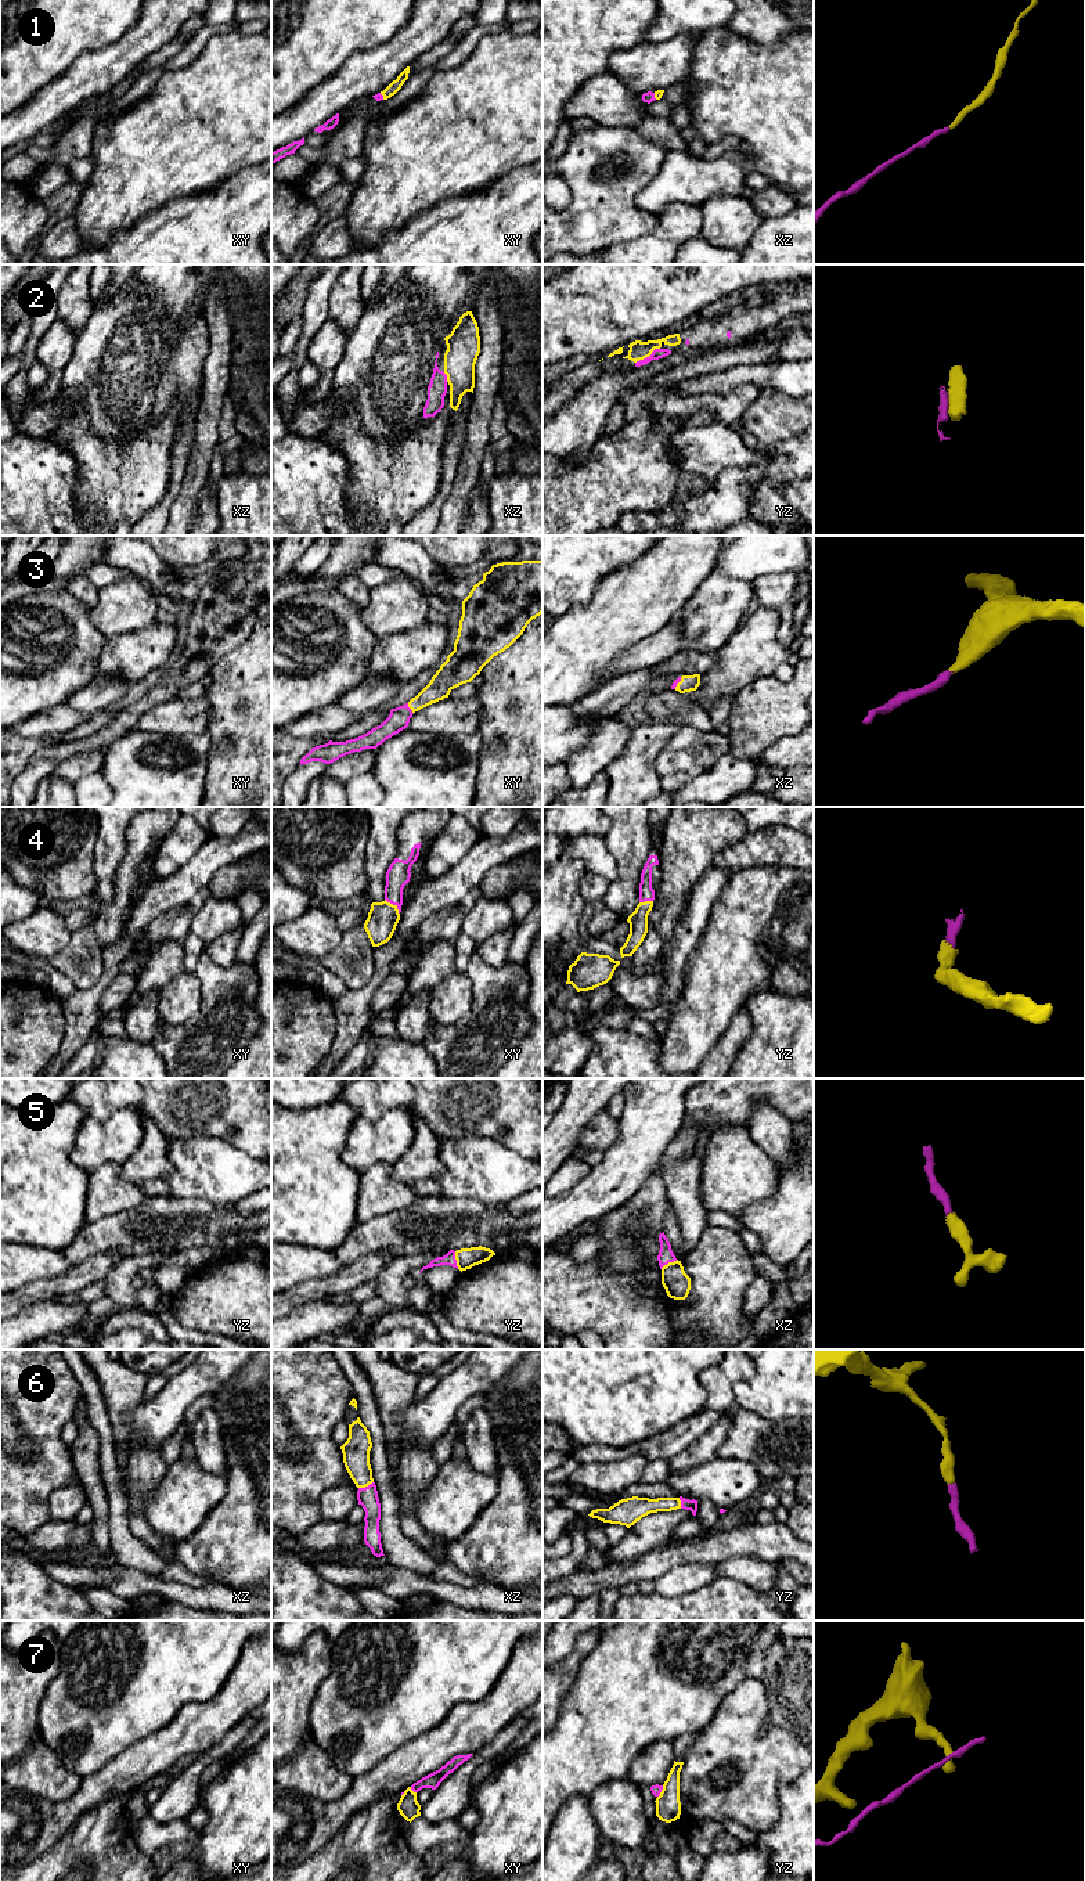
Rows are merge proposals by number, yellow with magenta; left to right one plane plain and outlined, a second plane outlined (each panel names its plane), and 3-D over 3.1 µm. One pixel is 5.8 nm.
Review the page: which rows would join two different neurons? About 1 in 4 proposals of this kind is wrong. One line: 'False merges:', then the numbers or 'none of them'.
False merges: 7

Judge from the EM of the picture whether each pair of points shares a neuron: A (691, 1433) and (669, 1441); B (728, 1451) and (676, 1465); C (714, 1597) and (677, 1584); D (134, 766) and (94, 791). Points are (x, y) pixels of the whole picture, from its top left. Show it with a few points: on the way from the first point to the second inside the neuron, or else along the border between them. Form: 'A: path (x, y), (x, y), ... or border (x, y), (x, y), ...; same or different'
A: path (685, 1433), (674, 1440); same
B: border (730, 1423), (727, 1438), (716, 1455); different
C: border (718, 1577), (694, 1591), (677, 1596), (663, 1596); different
D: border (98, 771), (112, 792); different

